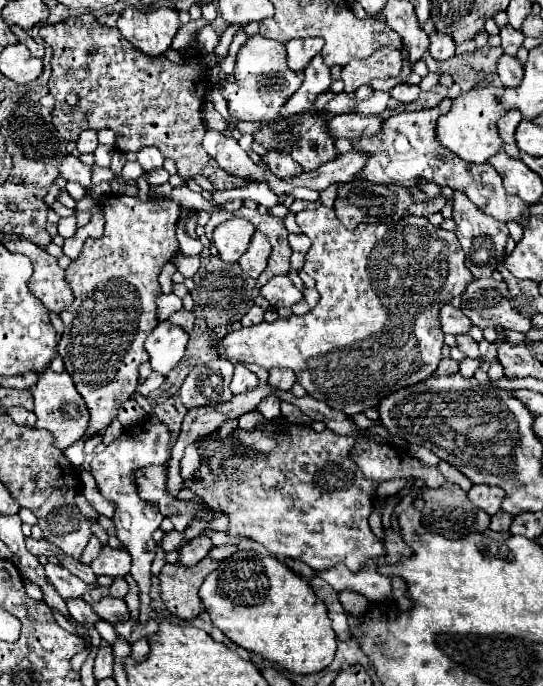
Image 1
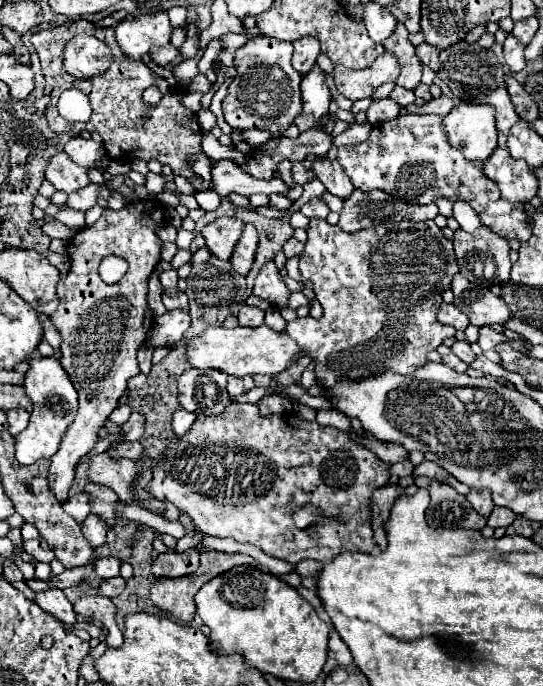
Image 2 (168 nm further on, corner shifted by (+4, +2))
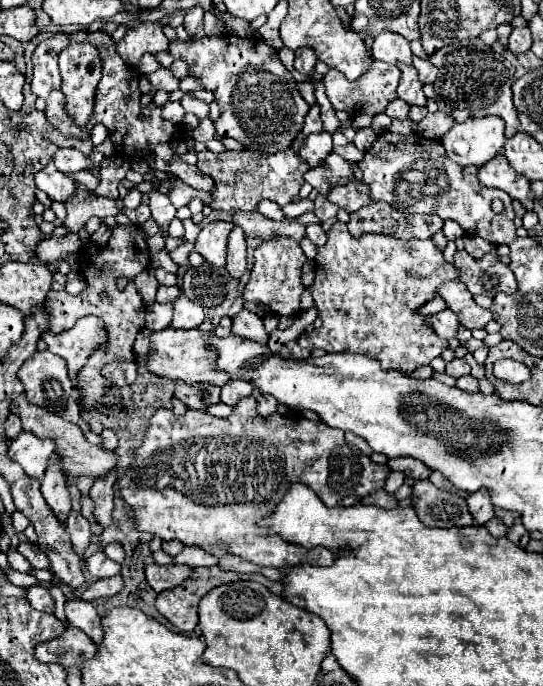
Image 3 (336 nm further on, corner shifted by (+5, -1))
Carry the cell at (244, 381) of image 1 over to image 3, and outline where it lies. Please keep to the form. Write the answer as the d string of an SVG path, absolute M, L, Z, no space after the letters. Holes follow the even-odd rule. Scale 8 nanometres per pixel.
M233 379L223 387L221 401L227 403L227 405L237 405L237 401L243 399L243 397L249 397L251 391L253 391L251 383L245 383L243 379Z

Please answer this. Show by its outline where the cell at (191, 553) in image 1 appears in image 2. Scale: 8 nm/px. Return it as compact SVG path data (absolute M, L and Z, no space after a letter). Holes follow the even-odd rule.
M188 548L182 554L168 550L152 562L152 574L156 578L180 578L180 576L194 574L198 568L198 556L200 552L196 548Z

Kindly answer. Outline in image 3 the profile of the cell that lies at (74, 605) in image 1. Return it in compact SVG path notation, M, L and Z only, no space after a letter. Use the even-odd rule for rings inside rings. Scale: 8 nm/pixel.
M33 585L33 587L29 587L29 591L27 591L27 601L29 601L31 607L37 609L37 611L43 611L43 613L49 613L49 615L55 613L55 599L51 597L51 593L49 593L43 585Z

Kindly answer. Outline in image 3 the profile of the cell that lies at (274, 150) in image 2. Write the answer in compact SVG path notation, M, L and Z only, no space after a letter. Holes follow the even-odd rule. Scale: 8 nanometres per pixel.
M209 149L197 153L199 161L197 167L215 179L215 185L223 191L213 191L213 201L209 207L213 209L239 209L239 211L253 211L261 199L275 201L277 205L289 203L293 197L299 195L299 187L303 185L303 173L309 171L305 163L301 163L301 155L293 149L277 151L273 155L259 155L259 151L223 151L213 153Z

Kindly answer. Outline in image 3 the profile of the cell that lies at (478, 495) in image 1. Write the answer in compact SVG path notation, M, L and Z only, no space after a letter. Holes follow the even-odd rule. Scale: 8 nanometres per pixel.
M479 489L479 491L471 493L467 497L467 505L469 505L469 511L471 511L477 525L485 525L489 519L495 517L495 509L491 505L489 491L485 491L485 489Z

